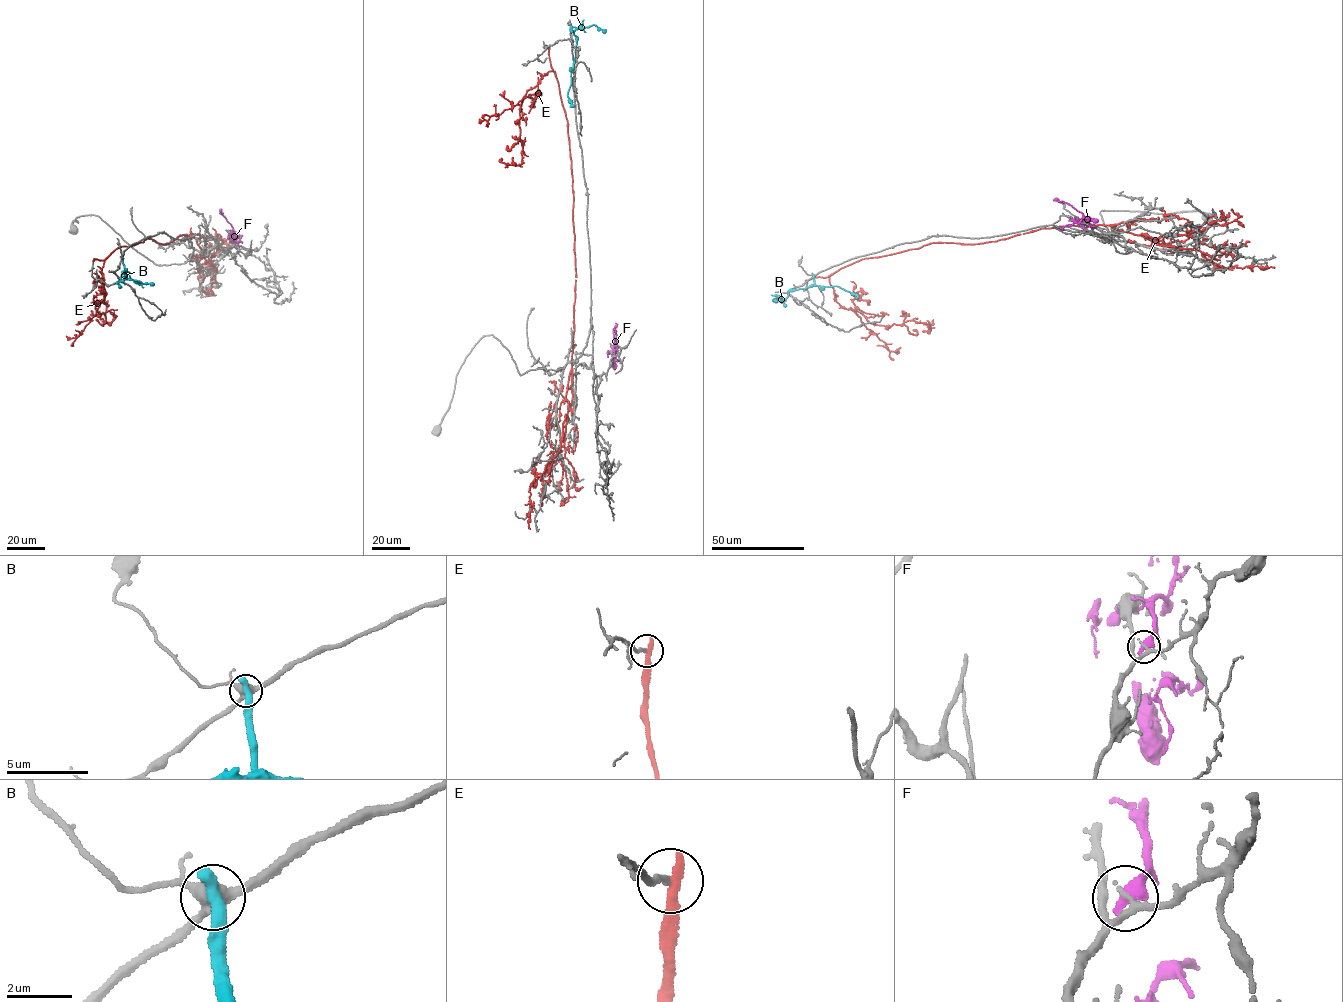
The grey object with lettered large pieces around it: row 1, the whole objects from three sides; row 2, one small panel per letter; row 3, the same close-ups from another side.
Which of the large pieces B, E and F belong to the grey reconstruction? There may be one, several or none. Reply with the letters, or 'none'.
none

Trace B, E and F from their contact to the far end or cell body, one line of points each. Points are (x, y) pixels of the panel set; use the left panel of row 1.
B: (122, 259), (125, 270), (122, 272), (121, 282), (134, 280), (154, 285)
E: (93, 261), (146, 238), (166, 244), (188, 235), (197, 238), (217, 270), (210, 289), (202, 290), (216, 295)
F: (237, 245), (234, 231), (220, 213), (221, 210)

